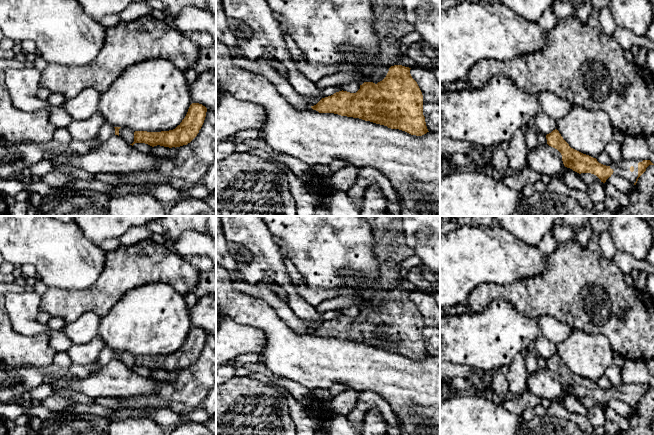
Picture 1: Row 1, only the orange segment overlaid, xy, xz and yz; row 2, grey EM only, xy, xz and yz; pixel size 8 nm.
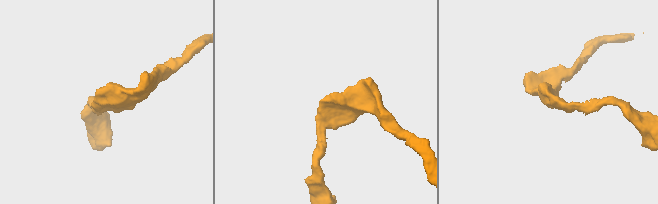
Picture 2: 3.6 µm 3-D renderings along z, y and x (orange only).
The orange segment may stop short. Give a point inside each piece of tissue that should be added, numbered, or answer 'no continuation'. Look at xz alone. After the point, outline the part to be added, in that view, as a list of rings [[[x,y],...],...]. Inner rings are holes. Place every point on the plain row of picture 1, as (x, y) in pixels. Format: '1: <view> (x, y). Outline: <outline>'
1: xz (390, 248). Outline: [[[360,216],[371,227],[375,239],[373,253],[379,262],[379,285],[388,291],[402,289],[401,263],[414,255],[414,251],[407,245],[402,228],[403,216]]]

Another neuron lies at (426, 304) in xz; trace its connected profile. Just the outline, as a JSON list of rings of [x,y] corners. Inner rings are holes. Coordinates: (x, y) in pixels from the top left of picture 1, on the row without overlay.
[[[410,293],[423,319],[423,339],[429,356],[440,355],[440,307],[430,294]]]

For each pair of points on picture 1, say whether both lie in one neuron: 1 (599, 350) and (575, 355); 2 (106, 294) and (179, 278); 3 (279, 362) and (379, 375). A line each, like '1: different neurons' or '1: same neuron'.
1: same neuron
2: same neuron
3: same neuron

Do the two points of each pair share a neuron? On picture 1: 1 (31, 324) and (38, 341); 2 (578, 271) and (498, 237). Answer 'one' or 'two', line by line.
1: two
2: two

